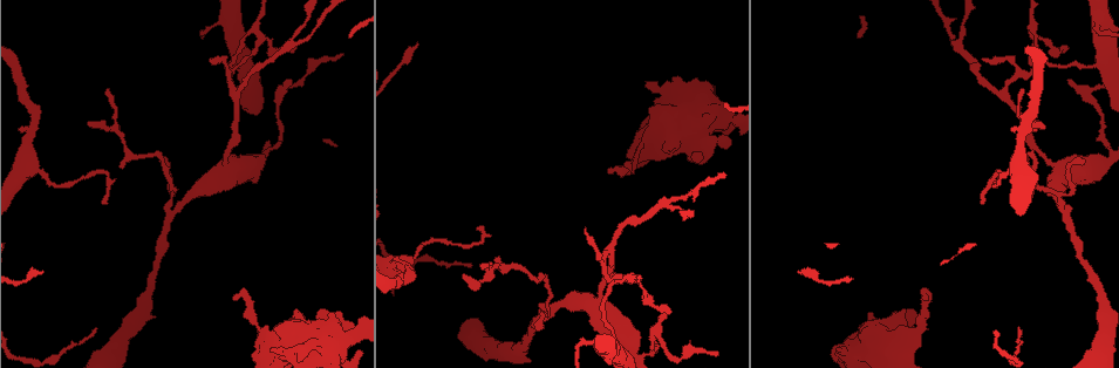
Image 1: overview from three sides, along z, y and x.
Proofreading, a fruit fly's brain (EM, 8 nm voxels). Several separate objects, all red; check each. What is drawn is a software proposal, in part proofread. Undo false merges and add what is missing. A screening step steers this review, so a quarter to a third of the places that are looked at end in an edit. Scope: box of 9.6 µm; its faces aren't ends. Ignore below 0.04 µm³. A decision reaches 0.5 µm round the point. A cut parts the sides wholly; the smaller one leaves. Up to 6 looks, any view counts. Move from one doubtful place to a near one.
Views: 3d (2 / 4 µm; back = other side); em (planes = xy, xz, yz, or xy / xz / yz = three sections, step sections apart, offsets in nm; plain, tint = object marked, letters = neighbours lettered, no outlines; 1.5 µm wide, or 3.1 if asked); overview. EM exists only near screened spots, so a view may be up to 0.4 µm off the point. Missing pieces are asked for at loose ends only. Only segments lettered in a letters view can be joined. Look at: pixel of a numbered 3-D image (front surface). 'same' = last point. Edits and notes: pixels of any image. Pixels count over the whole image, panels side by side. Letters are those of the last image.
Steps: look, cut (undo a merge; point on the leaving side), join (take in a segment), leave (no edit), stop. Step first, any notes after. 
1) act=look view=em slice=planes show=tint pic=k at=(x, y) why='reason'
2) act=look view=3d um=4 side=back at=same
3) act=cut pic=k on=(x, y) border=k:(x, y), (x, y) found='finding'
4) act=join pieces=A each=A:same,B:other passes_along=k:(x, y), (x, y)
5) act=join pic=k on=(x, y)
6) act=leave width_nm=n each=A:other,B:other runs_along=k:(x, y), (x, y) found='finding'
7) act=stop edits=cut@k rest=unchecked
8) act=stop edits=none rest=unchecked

act=look view=3d um=4 pic=1 at=(1066, 46) why='thin end'

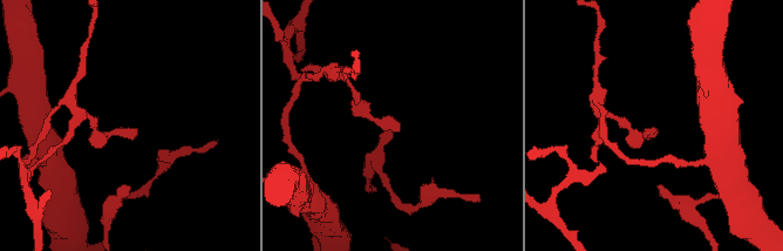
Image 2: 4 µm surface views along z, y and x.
act=look view=em slice=xy step=8 show=tint pic=2 at=(134, 128) why='need the tissue'

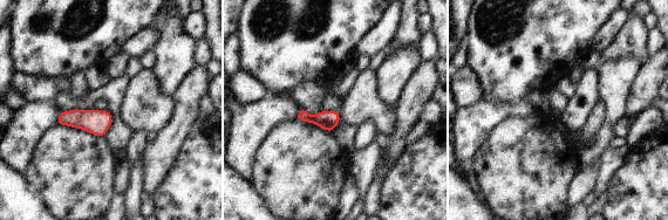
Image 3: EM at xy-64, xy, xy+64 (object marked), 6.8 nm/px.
act=look view=em slice=planes show=letters at=same

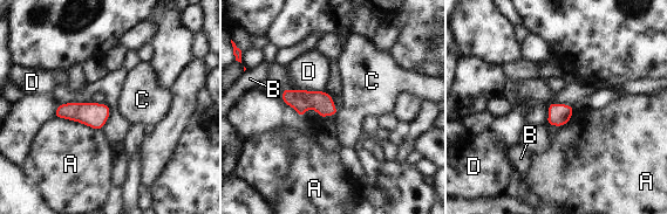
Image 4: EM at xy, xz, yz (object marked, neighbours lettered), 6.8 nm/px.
act=leave width_nm=150 longest_contact=A:340nm each=A:other,B:other,C:other,D:other found='no lettered segment goes on from it'

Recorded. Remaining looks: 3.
act=look view=em slice=yz step=8 show=letters pic=1 at=(1007, 98) why='three arms meet'

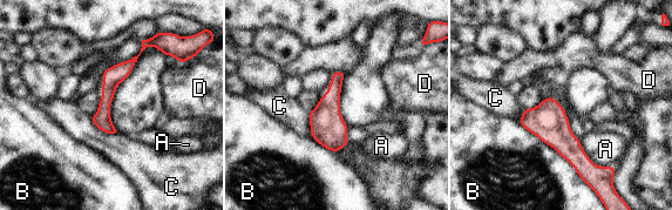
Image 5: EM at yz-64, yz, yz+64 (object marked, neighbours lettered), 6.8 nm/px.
act=leave each=A:other,B:other,C:other,D:other border=5:(518, 123), (552, 147), (605, 207) found='continuous, no second cell'

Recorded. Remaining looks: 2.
act=look view=3d um=4 pic=1 at=(645, 81) why='branch stops here'

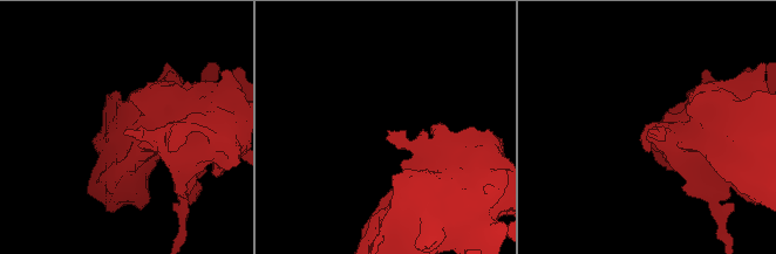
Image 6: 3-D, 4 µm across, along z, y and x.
act=look view=em slice=planes show=letters pic=6 at=(651, 131)

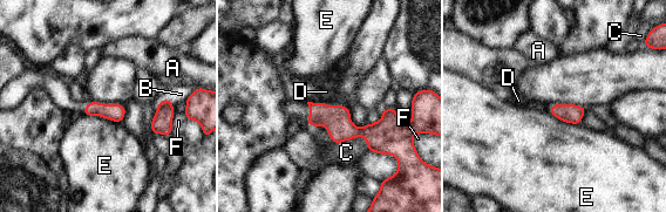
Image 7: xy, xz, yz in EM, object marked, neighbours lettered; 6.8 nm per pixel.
act=leave longest_contact=E:280nm each=A:other,B:other,C:other,D:other,E:other,F:other runs_along=7:(310, 120), (348, 131), (398, 127) found='no lettered segment goes on from it'

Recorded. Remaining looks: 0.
act=stop edits=none rest=unchecked

